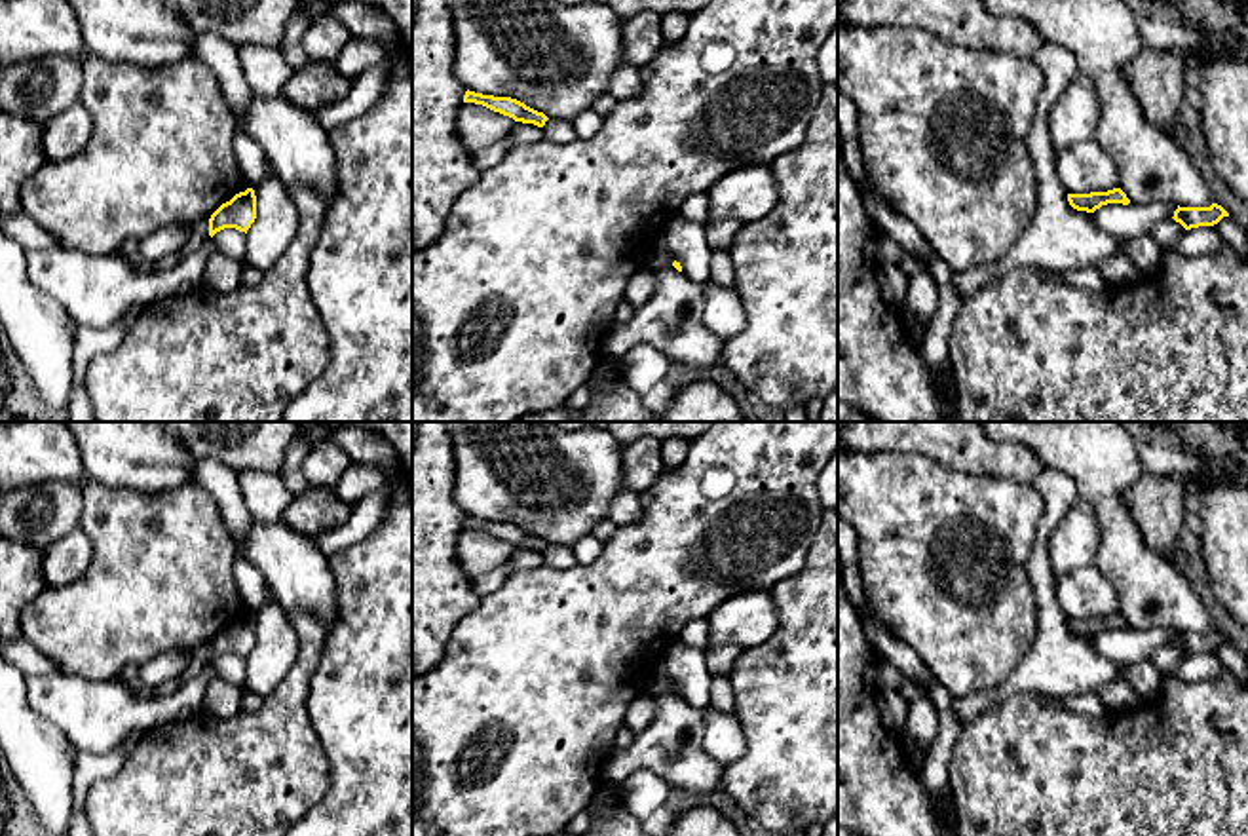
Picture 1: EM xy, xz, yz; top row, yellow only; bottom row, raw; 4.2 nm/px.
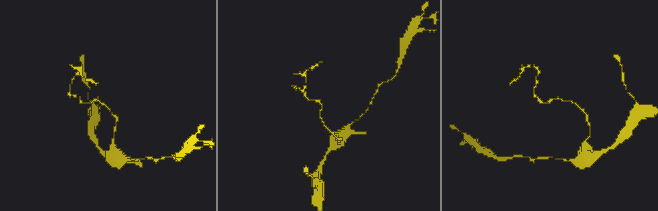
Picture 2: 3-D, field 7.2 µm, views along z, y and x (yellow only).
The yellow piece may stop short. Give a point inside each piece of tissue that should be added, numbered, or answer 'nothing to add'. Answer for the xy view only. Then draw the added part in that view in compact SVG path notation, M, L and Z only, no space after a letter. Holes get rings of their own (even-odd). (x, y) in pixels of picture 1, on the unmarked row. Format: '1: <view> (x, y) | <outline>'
nothing to add

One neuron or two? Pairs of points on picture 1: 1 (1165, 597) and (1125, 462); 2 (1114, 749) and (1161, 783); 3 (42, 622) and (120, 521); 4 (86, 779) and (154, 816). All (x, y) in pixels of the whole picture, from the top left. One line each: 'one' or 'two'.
1: one
2: one
3: one
4: two

